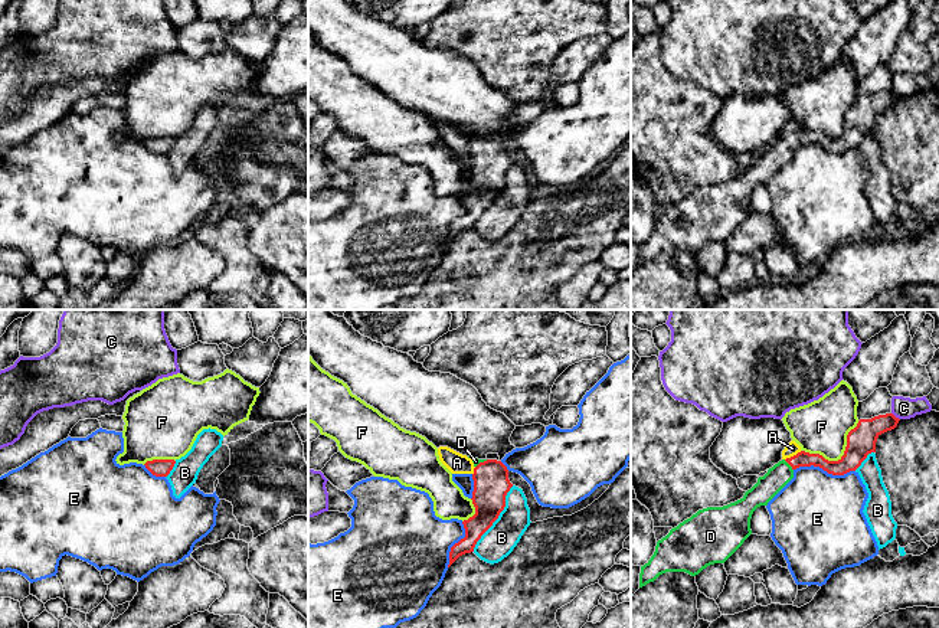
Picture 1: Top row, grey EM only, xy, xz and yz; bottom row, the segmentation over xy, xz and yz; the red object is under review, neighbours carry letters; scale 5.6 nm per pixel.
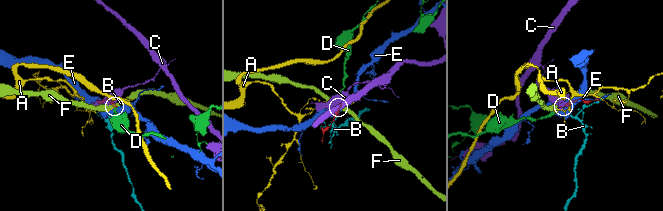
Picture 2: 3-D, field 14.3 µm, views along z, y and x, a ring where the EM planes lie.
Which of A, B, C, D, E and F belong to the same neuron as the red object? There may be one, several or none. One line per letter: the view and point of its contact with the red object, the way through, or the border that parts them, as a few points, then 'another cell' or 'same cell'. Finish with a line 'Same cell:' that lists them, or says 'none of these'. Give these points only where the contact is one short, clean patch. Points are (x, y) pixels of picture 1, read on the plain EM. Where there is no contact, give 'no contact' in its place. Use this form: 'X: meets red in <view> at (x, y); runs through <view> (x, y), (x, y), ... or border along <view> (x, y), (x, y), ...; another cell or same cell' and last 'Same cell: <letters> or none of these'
A: meets red in yz at (794, 133); border along yz (801, 128), (785, 137); another cell
B: meets red in xz at (497, 195); another cell
C: meets red in yz at (895, 94); border along yz (892, 90), (899, 97); another cell
D: meets red in yz at (789, 141); runs through yz (802, 136), (789, 141), (776, 154); same cell
E: meets red in yz at (824, 147); another cell
F: meets red in yz at (838, 137); border along yz (859, 98), (848, 110), (846, 127), (837, 137), (801, 128); another cell
Same cell: D

